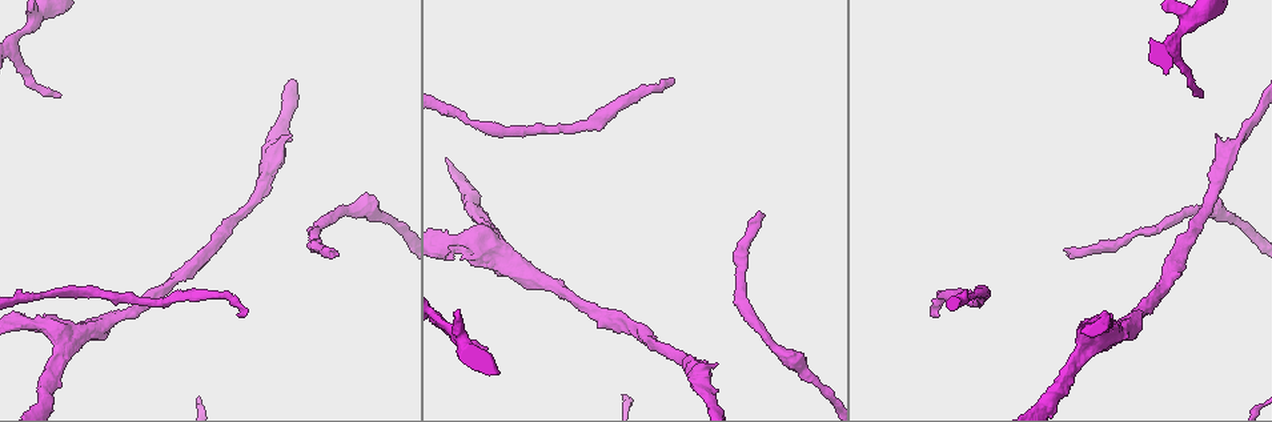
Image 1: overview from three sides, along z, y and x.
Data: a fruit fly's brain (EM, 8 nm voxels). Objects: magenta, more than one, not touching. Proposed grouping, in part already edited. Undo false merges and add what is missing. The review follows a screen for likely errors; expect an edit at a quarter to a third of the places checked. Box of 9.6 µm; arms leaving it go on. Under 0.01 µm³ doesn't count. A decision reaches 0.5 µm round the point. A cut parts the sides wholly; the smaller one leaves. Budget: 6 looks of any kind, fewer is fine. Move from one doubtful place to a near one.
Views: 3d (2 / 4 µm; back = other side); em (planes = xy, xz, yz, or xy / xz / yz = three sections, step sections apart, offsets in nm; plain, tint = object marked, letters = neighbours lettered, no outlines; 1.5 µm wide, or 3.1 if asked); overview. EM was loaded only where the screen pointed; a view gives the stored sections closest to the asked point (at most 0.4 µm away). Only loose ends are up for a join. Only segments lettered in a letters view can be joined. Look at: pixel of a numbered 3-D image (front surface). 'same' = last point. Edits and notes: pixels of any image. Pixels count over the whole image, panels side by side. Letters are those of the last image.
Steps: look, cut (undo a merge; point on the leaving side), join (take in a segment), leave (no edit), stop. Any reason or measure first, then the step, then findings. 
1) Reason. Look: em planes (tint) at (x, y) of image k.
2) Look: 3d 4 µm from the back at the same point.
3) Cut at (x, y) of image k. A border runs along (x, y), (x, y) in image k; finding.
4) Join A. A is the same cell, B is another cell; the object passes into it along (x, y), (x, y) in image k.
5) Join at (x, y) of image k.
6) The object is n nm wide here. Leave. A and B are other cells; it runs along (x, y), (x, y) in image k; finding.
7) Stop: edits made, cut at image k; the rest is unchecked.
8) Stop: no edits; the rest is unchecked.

An open end. Look: em planes (letters) at (59, 98) of image 1.

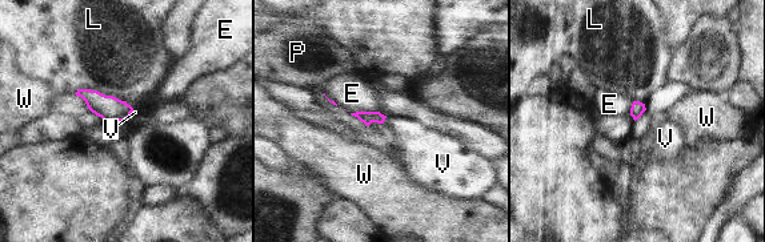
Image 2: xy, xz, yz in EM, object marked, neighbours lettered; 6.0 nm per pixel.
Join V. V is the same cell, E, L, P and W are other cells; the object passes into it along (367, 117), (384, 120), (417, 144) in image 2; the neuron continues.

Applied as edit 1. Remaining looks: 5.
Redraw. Look: overview.

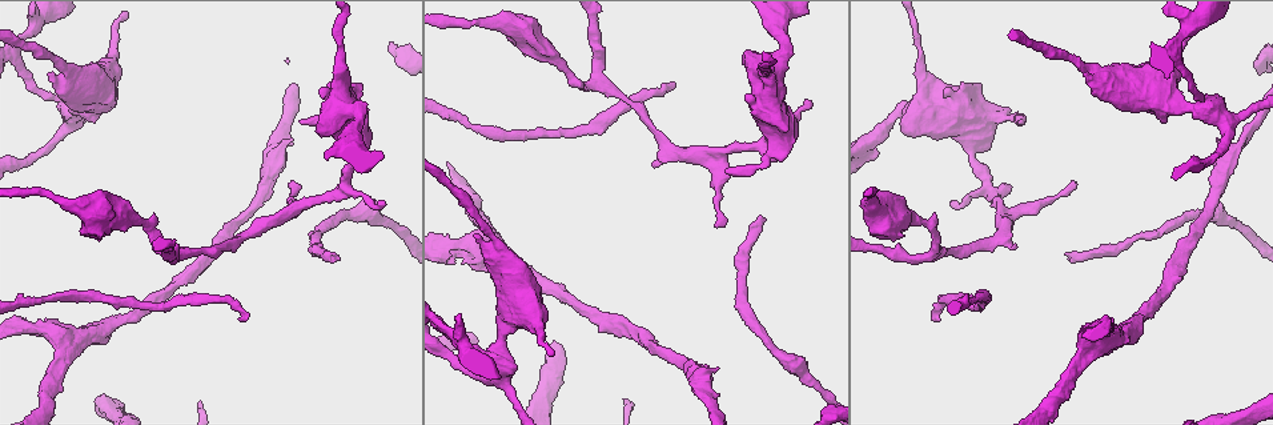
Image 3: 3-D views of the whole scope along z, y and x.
Free end. Look: em xz step 4 (letters) at (243, 318) of image 3.

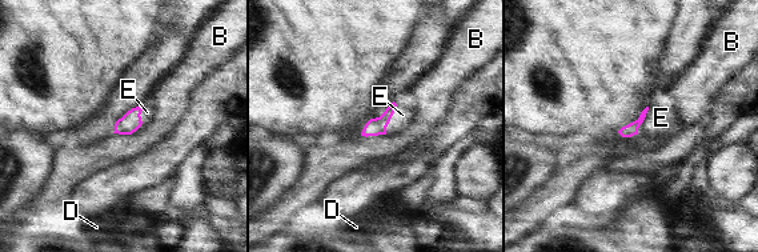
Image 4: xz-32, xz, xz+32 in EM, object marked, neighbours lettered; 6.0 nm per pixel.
Cut it another way. Look: em planes (letters) at the same point.

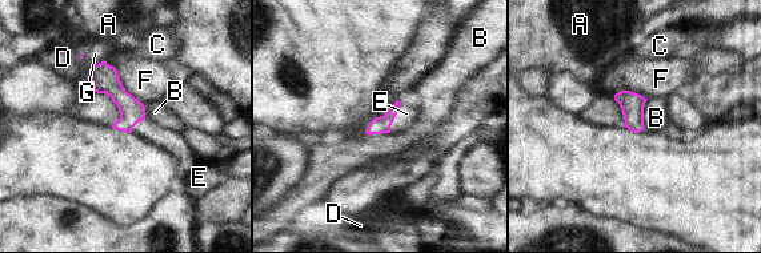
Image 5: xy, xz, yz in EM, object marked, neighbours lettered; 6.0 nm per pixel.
The object is 110 nm wide here. Join E. E is the same cell, A, B, C, D, F and G are other cells; it goes on there.

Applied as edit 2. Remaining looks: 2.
Look: overview.

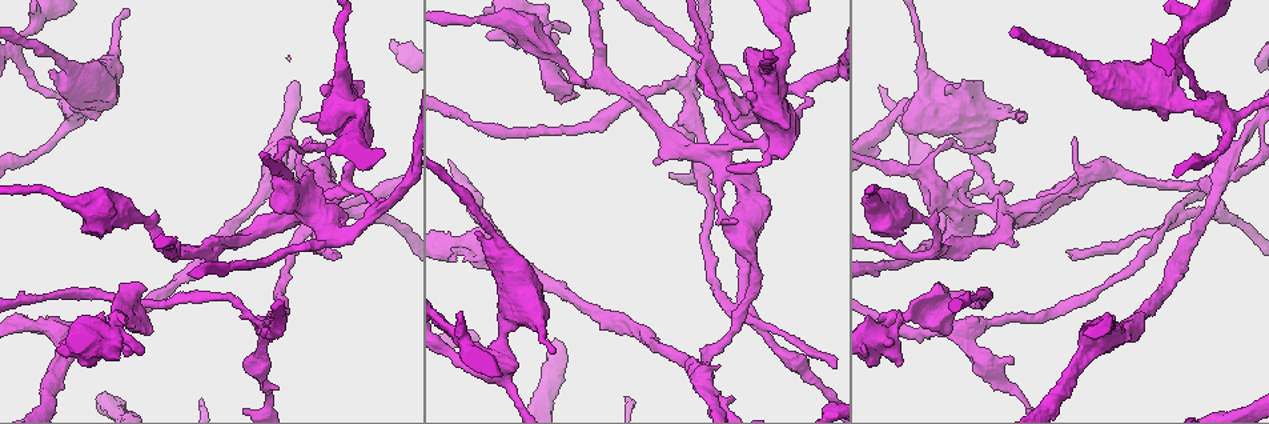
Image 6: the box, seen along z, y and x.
An open end. Look: em yz step 8 (letters) at (334, 250) of image 6.

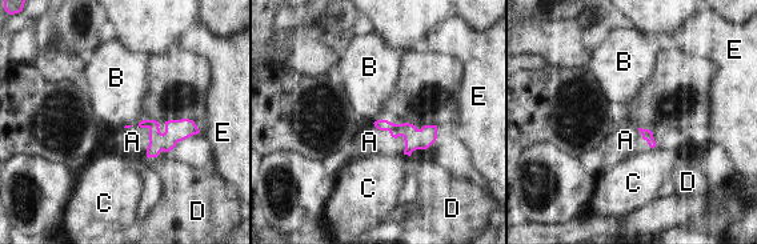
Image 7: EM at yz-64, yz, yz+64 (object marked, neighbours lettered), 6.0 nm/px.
Join A. A is the same cell, B, C, D and E are other cells; the object passes into it along (415, 139), (395, 138), (369, 142) in image 7; the neuron continues.

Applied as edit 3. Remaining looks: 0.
Stop: edits made, join at image 2, join at image 5, join at image 7; the rest is unchecked.

